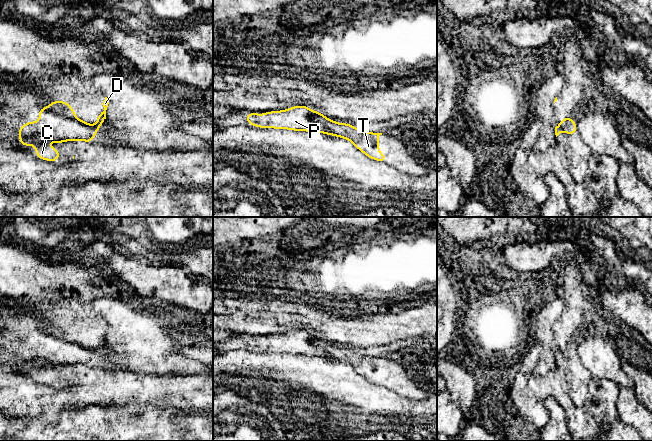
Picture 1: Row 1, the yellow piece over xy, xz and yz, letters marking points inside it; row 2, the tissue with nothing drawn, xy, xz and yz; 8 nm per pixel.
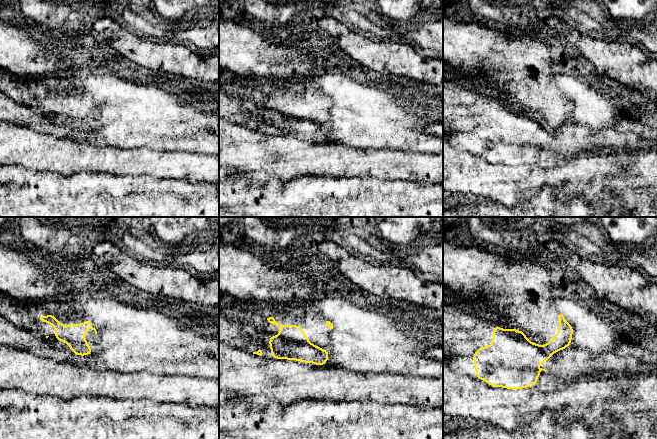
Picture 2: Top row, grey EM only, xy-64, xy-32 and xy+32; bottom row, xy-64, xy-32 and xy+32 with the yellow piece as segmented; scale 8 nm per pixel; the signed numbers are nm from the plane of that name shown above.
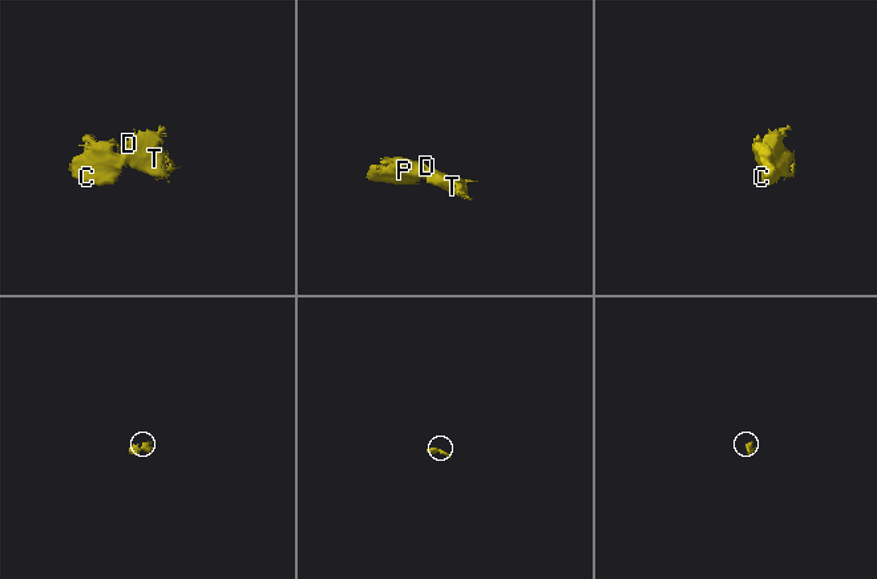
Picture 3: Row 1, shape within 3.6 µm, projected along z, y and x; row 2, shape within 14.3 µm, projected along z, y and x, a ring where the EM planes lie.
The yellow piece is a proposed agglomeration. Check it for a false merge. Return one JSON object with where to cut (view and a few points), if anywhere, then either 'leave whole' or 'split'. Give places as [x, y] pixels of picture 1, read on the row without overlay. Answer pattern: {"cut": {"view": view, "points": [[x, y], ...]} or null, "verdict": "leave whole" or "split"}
{"cut": {"view": "xz", "points": [[312, 342], [319, 346], [330, 358]]}, "verdict": "split"}

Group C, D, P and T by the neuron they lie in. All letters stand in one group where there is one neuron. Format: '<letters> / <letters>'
C P / D T

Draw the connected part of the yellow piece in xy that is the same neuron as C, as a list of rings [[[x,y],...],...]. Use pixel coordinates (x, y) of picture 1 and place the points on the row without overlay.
[[[42,329],[39,334],[39,346],[26,346],[19,352],[19,366],[21,369],[27,371],[33,369],[37,372],[35,379],[42,384],[55,386],[61,380],[60,376],[50,370],[46,370],[44,367],[57,366],[58,370],[60,367],[65,365],[78,365],[83,364],[86,367],[91,367],[95,362],[96,356],[101,352],[101,349],[88,349],[78,343],[70,343],[65,340],[59,339],[45,333]]]

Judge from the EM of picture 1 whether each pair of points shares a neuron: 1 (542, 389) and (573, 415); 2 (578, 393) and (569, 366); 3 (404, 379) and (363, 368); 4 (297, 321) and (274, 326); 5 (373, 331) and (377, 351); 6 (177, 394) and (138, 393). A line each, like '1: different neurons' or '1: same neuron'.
1: same neuron
2: same neuron
3: same neuron
4: same neuron
5: different neurons
6: same neuron

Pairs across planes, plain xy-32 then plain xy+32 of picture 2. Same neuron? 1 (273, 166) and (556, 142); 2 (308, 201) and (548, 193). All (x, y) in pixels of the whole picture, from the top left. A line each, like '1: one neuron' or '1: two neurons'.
1: two neurons
2: one neuron

